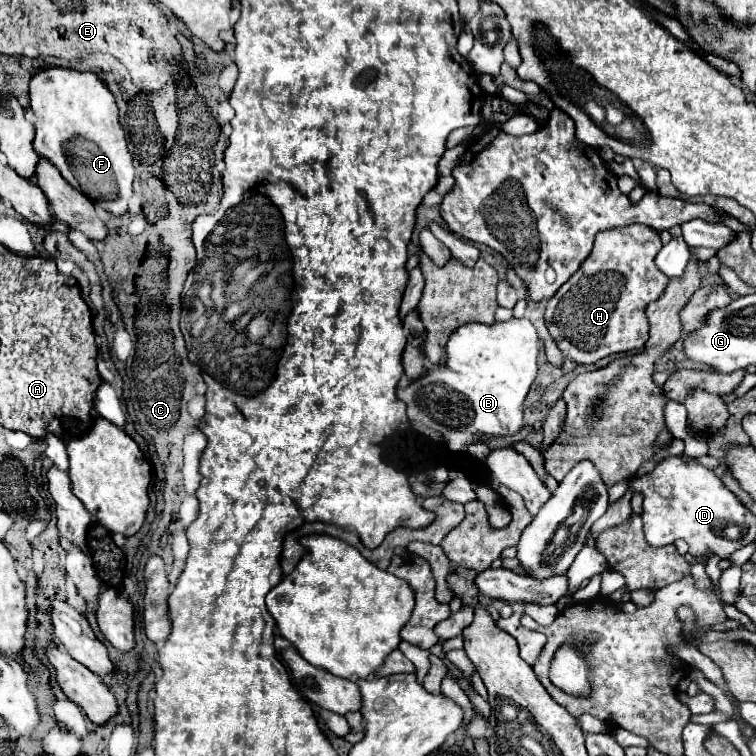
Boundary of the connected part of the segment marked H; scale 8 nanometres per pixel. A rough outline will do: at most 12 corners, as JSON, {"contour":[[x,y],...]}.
{"contour":[[648,227],[596,235],[546,305],[562,355],[646,345],[668,285]]}

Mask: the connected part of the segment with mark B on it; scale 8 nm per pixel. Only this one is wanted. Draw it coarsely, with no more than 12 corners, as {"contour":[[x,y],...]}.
{"contour":[[526,319],[458,327],[398,395],[426,435],[514,435],[536,379]]}

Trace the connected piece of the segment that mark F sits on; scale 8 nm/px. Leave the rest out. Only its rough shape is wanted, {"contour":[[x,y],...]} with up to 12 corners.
{"contour":[[94,73],[30,81],[34,151],[116,217],[134,195],[118,107]]}

